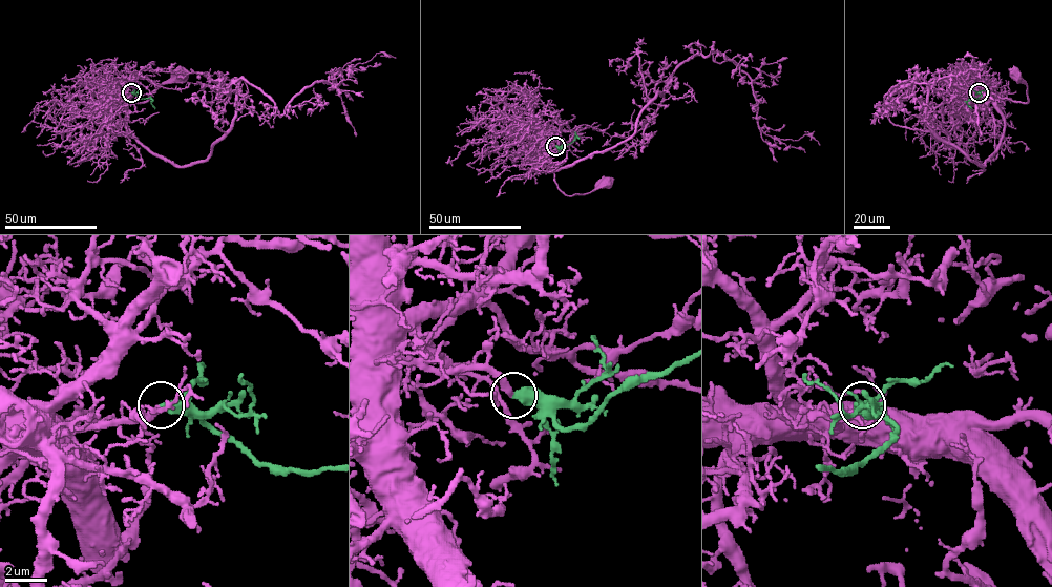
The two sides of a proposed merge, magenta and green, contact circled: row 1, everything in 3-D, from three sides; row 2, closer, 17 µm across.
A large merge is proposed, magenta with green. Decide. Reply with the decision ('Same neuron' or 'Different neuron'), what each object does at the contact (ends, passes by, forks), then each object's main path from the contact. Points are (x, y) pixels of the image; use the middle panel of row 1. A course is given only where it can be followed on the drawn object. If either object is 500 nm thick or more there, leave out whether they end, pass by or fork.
Same neuron. Course of magenta: (554, 146), (545, 143), (545, 155), (558, 187), (566, 194), (586, 194), (608, 181). Course of green: (555, 146), (561, 149), (570, 143), (575, 134), (579, 139)

